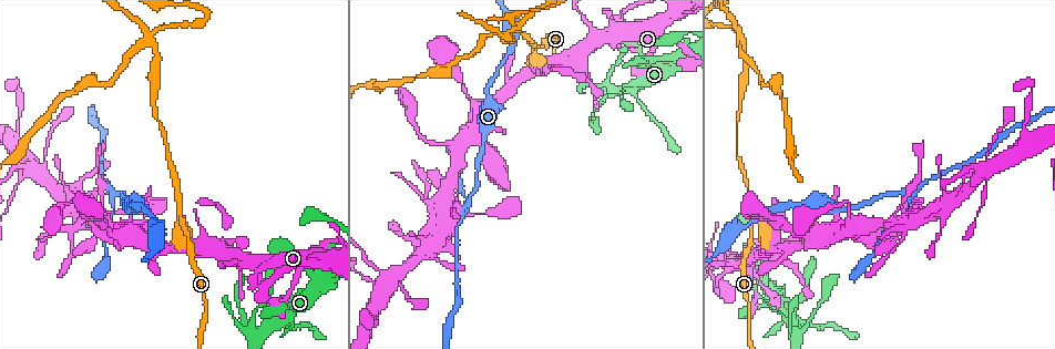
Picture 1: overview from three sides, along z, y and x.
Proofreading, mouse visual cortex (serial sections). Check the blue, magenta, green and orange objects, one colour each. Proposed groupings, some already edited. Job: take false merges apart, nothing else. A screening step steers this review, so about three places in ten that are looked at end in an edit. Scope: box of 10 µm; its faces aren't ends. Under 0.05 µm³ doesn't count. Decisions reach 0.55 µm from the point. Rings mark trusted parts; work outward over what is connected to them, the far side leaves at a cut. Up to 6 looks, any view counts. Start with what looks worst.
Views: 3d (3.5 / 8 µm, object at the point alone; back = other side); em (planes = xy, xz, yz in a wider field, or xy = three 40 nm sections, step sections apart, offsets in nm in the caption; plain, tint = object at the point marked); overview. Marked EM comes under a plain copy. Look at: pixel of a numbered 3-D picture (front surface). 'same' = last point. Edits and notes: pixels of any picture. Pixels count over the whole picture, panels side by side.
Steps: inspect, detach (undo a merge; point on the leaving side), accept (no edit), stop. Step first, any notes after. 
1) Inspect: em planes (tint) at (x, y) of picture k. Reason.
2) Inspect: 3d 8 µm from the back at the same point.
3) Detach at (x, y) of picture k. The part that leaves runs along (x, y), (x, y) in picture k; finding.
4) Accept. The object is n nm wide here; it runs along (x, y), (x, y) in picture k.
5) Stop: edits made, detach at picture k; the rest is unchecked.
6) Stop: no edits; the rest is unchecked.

Inspect: 3d 3.5 µm at (465, 205) of picture 1. A fork.

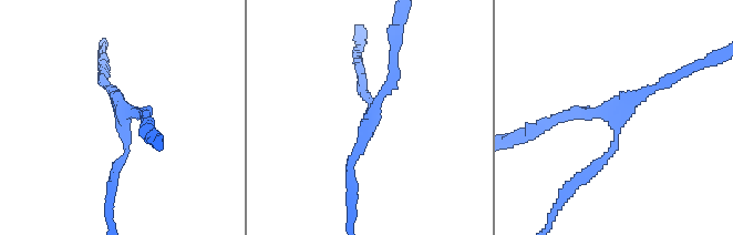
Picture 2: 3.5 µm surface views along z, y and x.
Inspect: em xy step 1 (tint) at (374, 115) of picture 2. 3 arms meet here; the arms are 100, 150, 200 nm wide; now the EM.

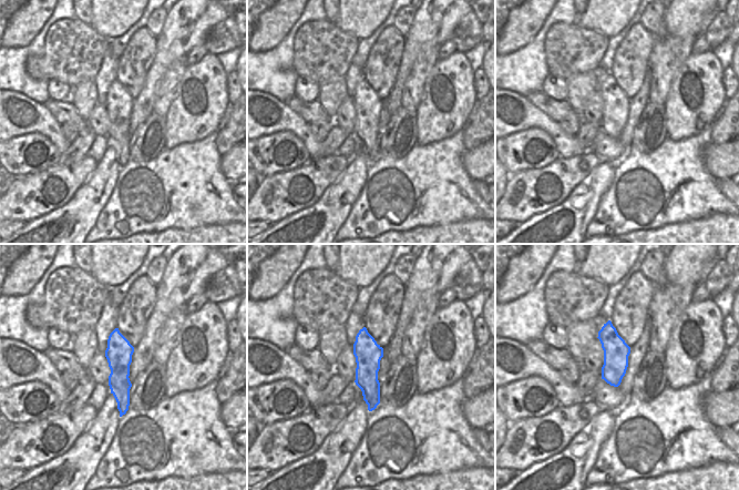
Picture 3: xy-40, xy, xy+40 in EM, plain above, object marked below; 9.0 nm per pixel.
Inspect: em planes (tint) at the same point.

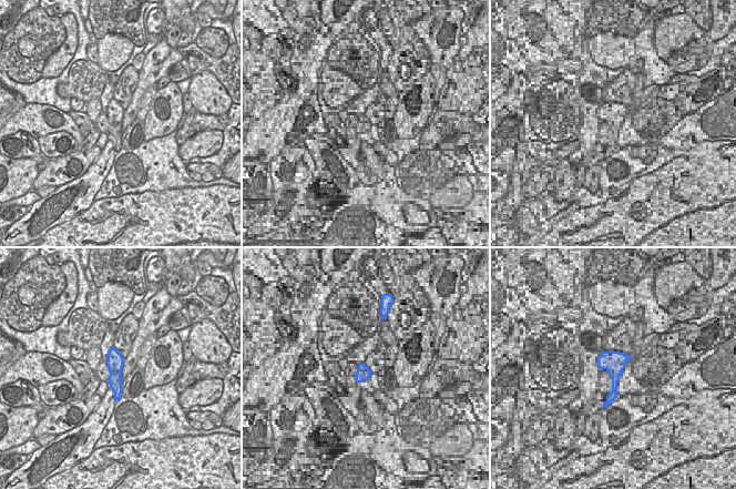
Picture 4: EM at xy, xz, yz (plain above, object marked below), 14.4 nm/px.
Accept. It runs along (392, 54), (392, 82), (349, 173) in picture 2; one cell here.

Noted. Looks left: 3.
Inspect: 3d 3.5 µm at (537, 48) of picture 1. Sharp bend.

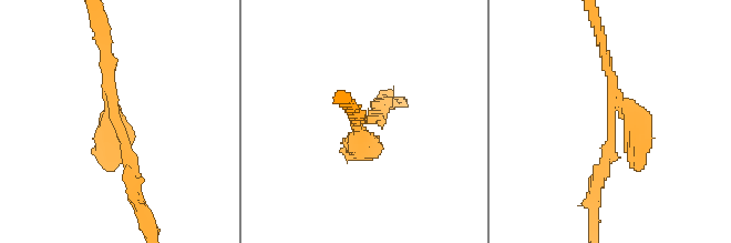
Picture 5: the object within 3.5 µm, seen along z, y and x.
Inspect: em xy step 5 (tint) at (358, 121) of picture 5. Need the tissue.

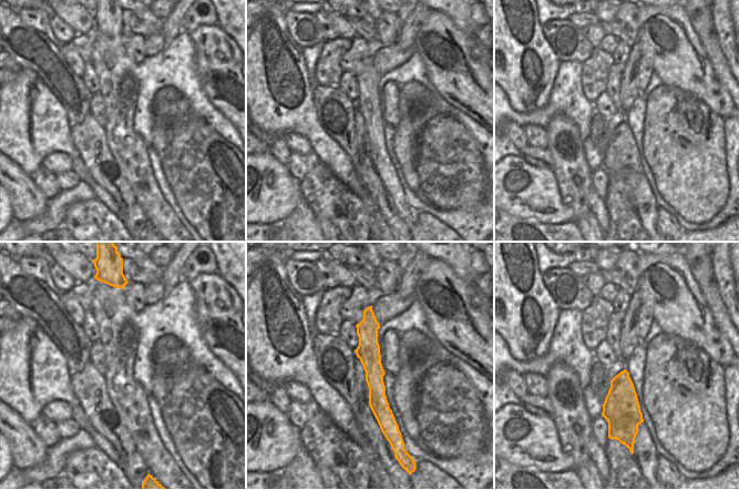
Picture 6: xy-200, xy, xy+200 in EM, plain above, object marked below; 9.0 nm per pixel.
Accept. It runs along (369, 309), (369, 356), (383, 422) in picture 6; one cell here.

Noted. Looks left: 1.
Inspect: 3d 3.5 µm at (982, 171) of picture 1. Looks like a crossing.

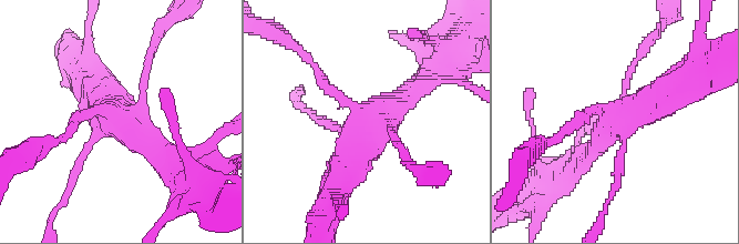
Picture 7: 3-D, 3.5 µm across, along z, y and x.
Accept. It runs along (423, 82), (362, 128), (342, 176) in picture 7; continuous, no second cell.

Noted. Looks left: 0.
Stop: no edits; the rest is unchecked.

